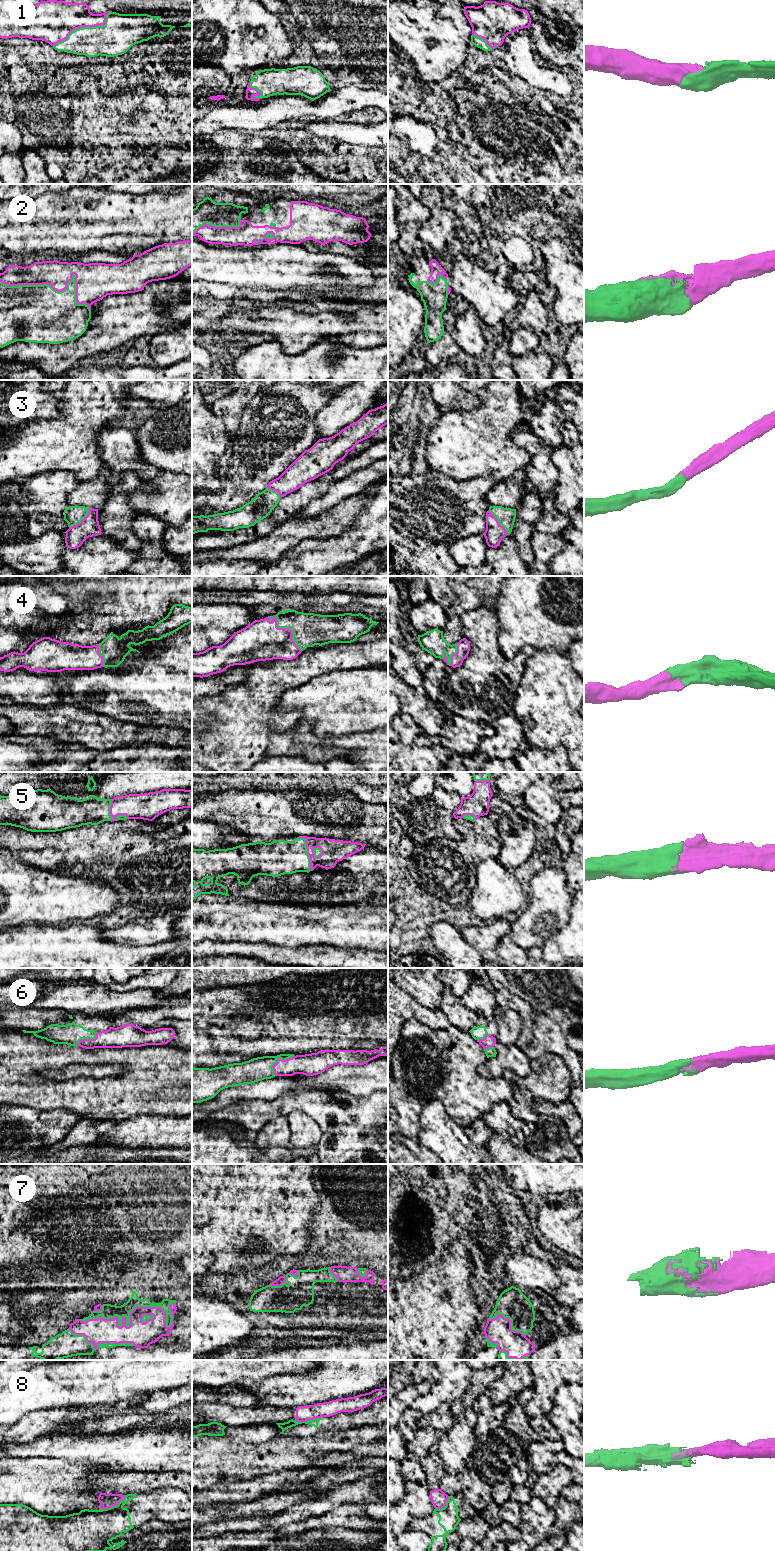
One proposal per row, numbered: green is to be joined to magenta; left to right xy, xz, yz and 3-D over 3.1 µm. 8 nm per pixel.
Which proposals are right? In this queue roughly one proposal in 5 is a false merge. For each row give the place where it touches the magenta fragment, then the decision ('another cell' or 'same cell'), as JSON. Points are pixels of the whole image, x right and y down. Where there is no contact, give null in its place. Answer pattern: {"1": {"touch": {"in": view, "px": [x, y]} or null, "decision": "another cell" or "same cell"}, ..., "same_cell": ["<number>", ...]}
{"1": {"touch": {"in": "xy", "px": [84, 26]}, "decision": "same cell"}, "2": {"touch": {"in": "xy", "px": [62, 290]}, "decision": "same cell"}, "3": {"touch": {"in": "yz", "px": [498, 522]}, "decision": "same cell"}, "4": {"touch": {"in": "xz", "px": [288, 629]}, "decision": "same cell"}, "5": {"touch": {"in": "xz", "px": [307, 851]}, "decision": "same cell"}, "6": {"touch": {"in": "xz", "px": [278, 1058]}, "decision": "same cell"}, "7": {"touch": {"in": "xy", "px": [130, 1324]}, "decision": "same cell"}, "8": {"touch": {"in": "xy", "px": [112, 1506]}, "decision": "another cell"}, "same_cell": ["1", "2", "3", "4", "5", "6", "7"]}

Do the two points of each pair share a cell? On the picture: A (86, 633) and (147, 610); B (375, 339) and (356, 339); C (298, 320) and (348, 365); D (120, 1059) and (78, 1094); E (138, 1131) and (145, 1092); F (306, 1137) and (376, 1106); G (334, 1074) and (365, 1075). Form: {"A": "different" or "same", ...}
{"A": "same", "B": "same", "C": "different", "D": "same", "E": "different", "F": "different", "G": "same"}

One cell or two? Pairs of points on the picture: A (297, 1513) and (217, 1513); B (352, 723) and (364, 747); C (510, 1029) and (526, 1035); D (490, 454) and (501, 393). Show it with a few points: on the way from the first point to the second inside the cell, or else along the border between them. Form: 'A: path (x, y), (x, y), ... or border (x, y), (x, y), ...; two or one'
A: border (298, 1504), (282, 1509), (270, 1517), (253, 1518); two
B: border (377, 728), (371, 731), (336, 735), (334, 737); two
C: border (523, 1027), (515, 1043); two
D: path (490, 439), (490, 426), (497, 418), (501, 408); one

